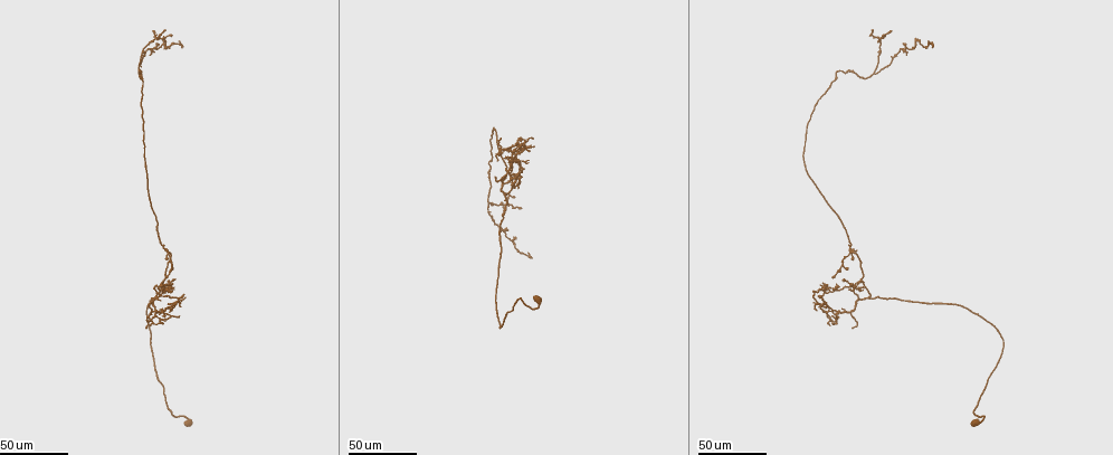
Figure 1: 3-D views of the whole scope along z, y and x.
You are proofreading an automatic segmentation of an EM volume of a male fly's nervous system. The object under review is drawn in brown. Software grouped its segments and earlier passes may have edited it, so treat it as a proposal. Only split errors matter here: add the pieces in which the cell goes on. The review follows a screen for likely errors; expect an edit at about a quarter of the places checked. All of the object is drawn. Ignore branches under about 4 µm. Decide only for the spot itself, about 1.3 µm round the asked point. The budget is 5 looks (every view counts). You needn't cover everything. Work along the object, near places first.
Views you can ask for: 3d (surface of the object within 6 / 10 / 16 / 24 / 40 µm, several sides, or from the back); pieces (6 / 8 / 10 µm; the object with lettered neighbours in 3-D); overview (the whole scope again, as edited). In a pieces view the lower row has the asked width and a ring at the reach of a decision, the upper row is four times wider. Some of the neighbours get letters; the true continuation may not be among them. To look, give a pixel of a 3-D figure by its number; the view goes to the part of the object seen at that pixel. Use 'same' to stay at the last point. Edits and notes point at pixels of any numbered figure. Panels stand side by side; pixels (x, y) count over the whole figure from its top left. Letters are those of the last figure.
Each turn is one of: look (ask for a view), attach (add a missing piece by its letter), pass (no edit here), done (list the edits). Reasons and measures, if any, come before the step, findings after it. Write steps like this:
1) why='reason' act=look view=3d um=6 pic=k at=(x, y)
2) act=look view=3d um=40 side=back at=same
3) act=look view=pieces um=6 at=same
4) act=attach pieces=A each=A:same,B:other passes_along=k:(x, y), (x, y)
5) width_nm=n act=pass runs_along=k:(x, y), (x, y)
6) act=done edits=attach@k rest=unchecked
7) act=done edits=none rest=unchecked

why='long arm stops here' act=look view=3d um=40 pic=1 at=(163, 30)

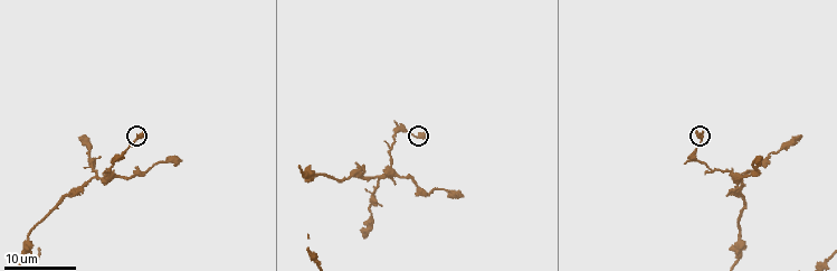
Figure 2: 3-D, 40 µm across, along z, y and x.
why='see the neighbours' act=look view=pieces um=6 pic=2 at=(701, 131)

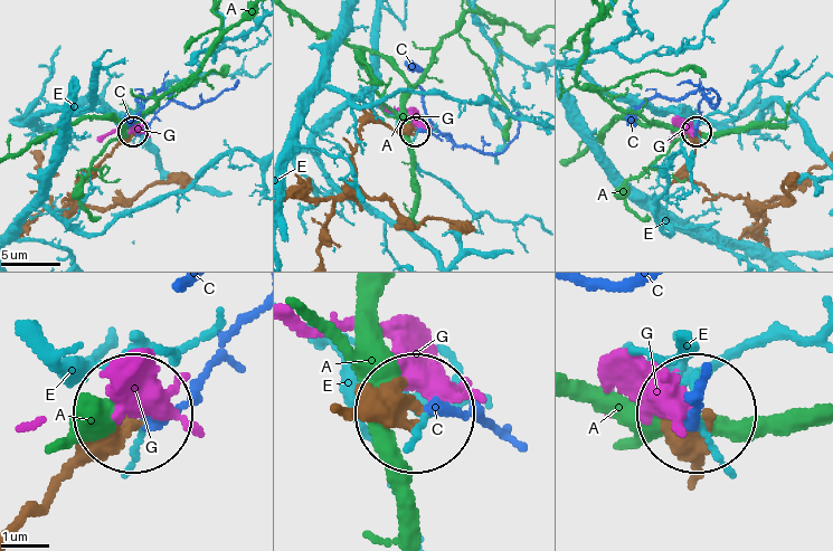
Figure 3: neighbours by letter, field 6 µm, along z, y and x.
act=pass each=A:other,C:other,E:other,G:other runs_along=3:(25, 528), (129, 424) found='none of them fits'

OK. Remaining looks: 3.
why='an open end' act=look view=3d um=24 pic=2 at=(801, 136)

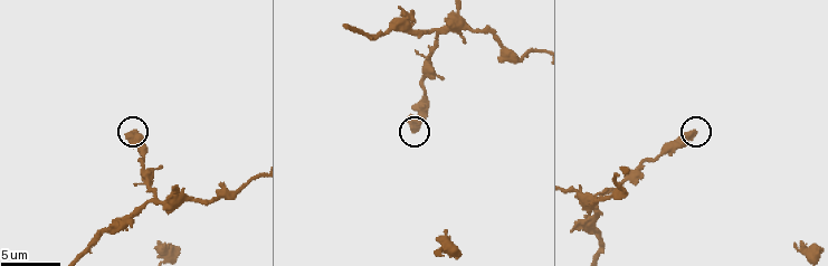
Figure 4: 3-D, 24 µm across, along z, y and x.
act=look view=pieces um=8 pic=4 at=(415, 130)

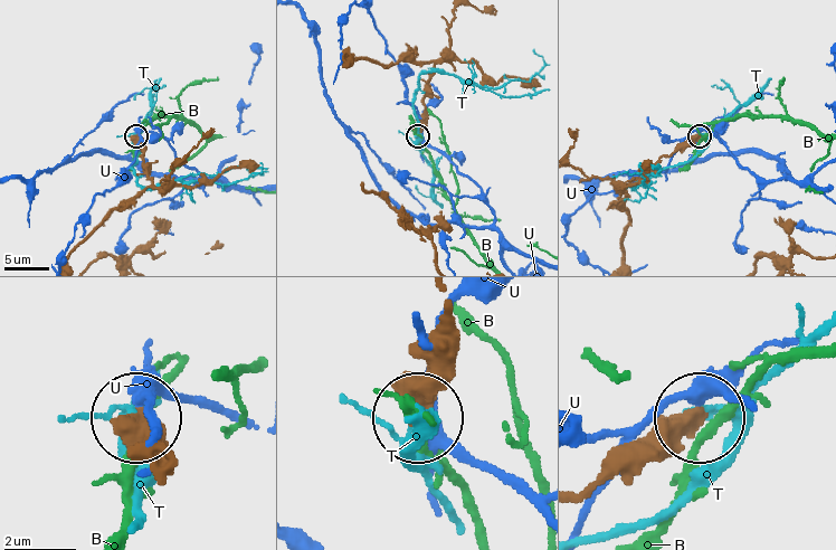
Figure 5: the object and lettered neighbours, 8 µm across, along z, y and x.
act=pass each=B:other,T:other,U:other found='no lettered piece goes on from it'

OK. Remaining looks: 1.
act=done edits=none rest=unchecked

